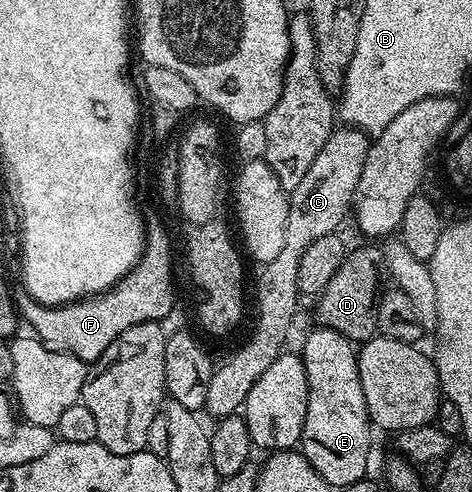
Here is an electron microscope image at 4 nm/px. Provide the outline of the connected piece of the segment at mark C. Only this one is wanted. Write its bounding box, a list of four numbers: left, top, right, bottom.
[205,128,371,419]

